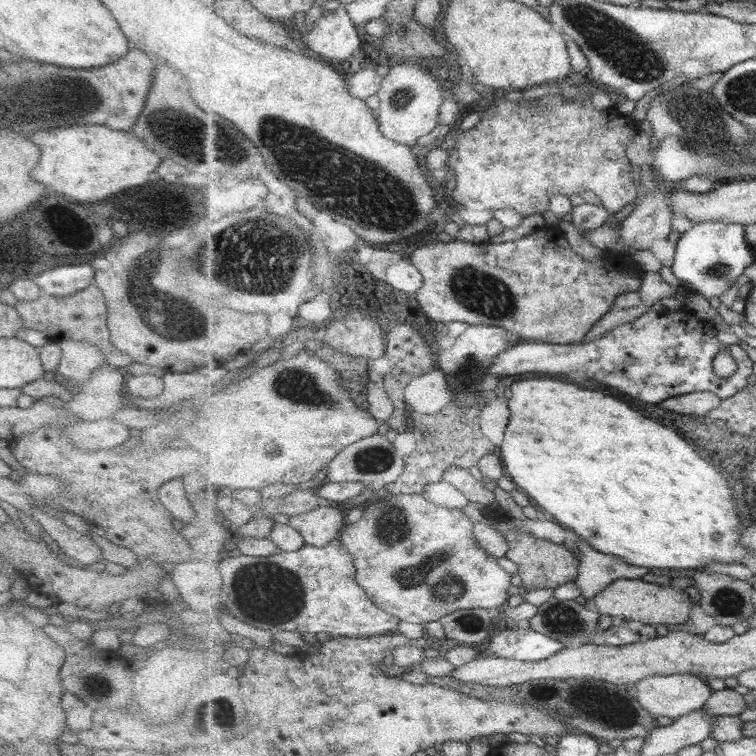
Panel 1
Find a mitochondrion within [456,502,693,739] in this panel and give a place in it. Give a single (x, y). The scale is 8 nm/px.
(561, 618)

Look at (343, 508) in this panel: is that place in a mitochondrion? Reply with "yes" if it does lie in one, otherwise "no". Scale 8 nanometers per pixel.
no

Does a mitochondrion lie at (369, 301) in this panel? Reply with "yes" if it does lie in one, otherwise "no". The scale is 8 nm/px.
no

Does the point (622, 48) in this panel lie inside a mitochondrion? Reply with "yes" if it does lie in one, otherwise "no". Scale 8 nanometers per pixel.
yes

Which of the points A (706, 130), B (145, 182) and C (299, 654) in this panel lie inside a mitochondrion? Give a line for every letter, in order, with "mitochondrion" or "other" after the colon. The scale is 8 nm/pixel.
A: mitochondrion
B: other
C: other

